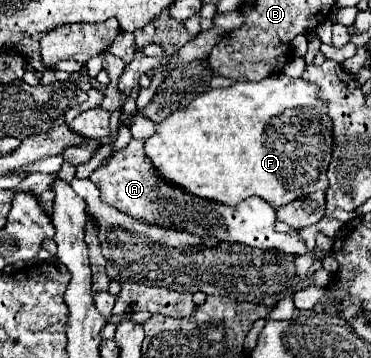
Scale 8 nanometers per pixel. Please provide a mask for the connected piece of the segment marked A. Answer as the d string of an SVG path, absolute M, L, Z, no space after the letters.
M132 138L130 144L122 150L116 150L108 164L98 166L92 174L92 182L98 186L102 194L102 202L118 208L120 212L144 220L148 224L180 230L188 234L196 234L198 238L220 238L226 242L238 242L252 248L278 248L286 254L306 254L306 246L302 238L292 234L278 234L274 230L274 212L268 202L262 198L246 198L236 206L224 206L222 202L208 202L206 198L196 198L180 186L172 186L172 182L164 182L160 174L156 174L154 166L150 166L148 156L144 154L144 140Z

